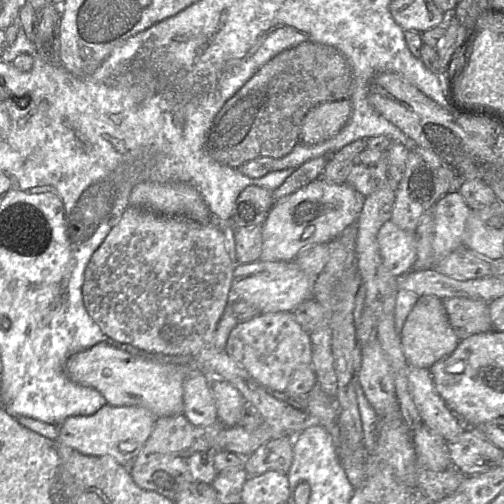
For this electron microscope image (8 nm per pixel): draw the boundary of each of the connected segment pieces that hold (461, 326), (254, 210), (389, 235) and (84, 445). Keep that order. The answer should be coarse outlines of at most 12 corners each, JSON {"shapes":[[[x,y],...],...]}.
{"shapes":[[[485,301],[442,304],[459,340],[494,329]],[[248,186],[237,197],[229,224],[260,226],[272,191]],[[389,219],[377,242],[383,264],[398,277],[416,260],[414,232]],[[106,404],[59,425],[59,440],[129,465],[157,417]]]}

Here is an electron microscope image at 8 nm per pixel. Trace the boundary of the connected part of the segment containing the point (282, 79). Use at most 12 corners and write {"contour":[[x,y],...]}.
{"contour":[[333,46],[264,64],[205,139],[218,163],[282,158],[313,107],[350,98]]}

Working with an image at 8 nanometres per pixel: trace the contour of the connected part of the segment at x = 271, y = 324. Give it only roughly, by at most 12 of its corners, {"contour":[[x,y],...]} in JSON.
{"contour":[[292,312],[239,322],[224,351],[262,386],[285,392],[311,365]]}

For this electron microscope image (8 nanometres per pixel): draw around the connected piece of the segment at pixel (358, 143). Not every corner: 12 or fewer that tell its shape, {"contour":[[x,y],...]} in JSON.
{"contour":[[361,138],[331,154],[320,178],[342,183],[367,147]]}

